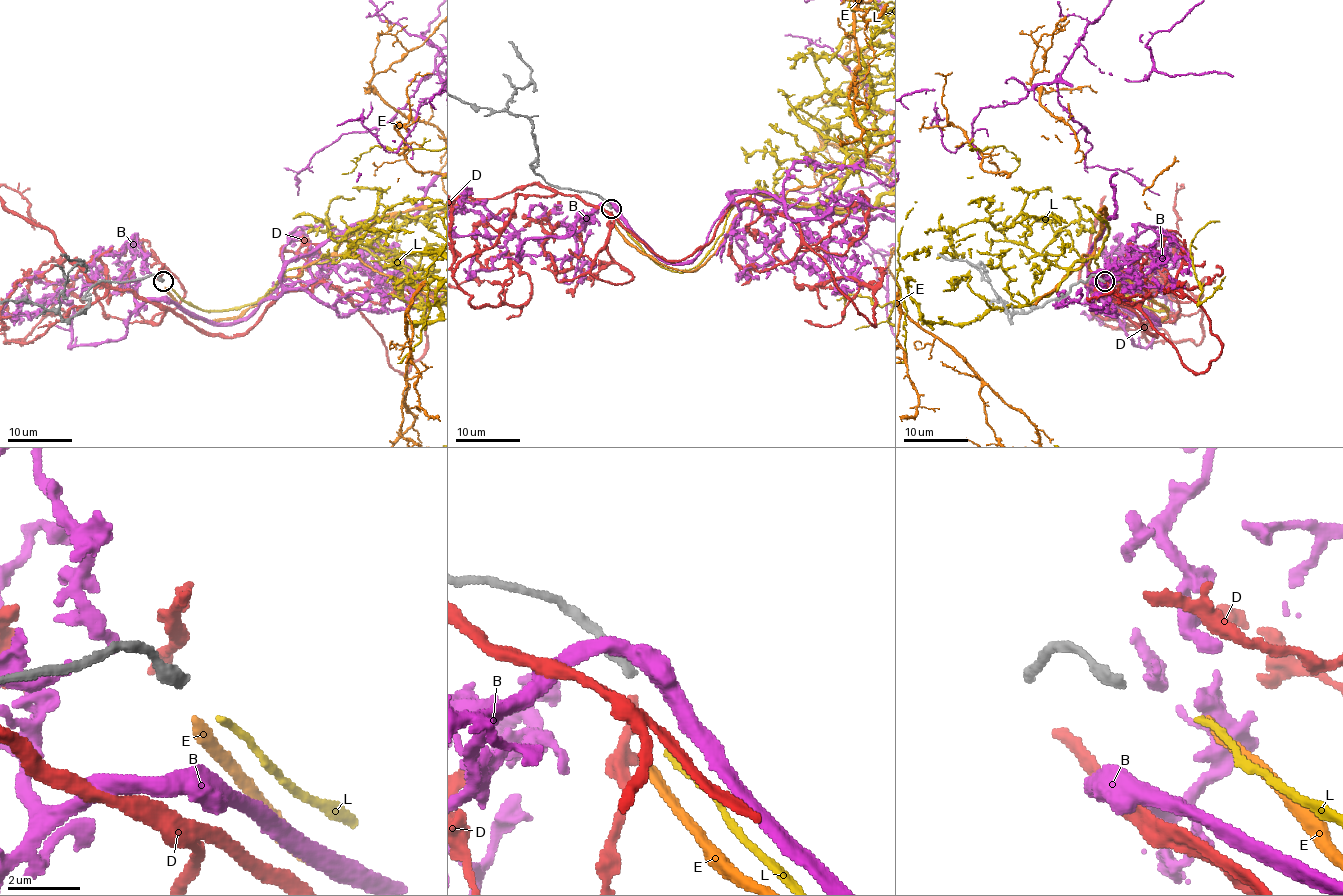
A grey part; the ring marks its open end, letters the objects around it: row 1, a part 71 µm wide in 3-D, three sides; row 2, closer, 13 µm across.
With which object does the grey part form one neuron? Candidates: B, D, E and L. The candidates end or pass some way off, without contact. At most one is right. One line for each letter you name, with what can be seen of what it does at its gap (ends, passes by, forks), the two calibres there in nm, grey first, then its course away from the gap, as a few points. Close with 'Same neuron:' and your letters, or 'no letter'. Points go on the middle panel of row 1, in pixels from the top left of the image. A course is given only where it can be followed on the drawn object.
L: it ends there; 300 nm thick on the grey side, 200 nm on the other
Same neuron: L

